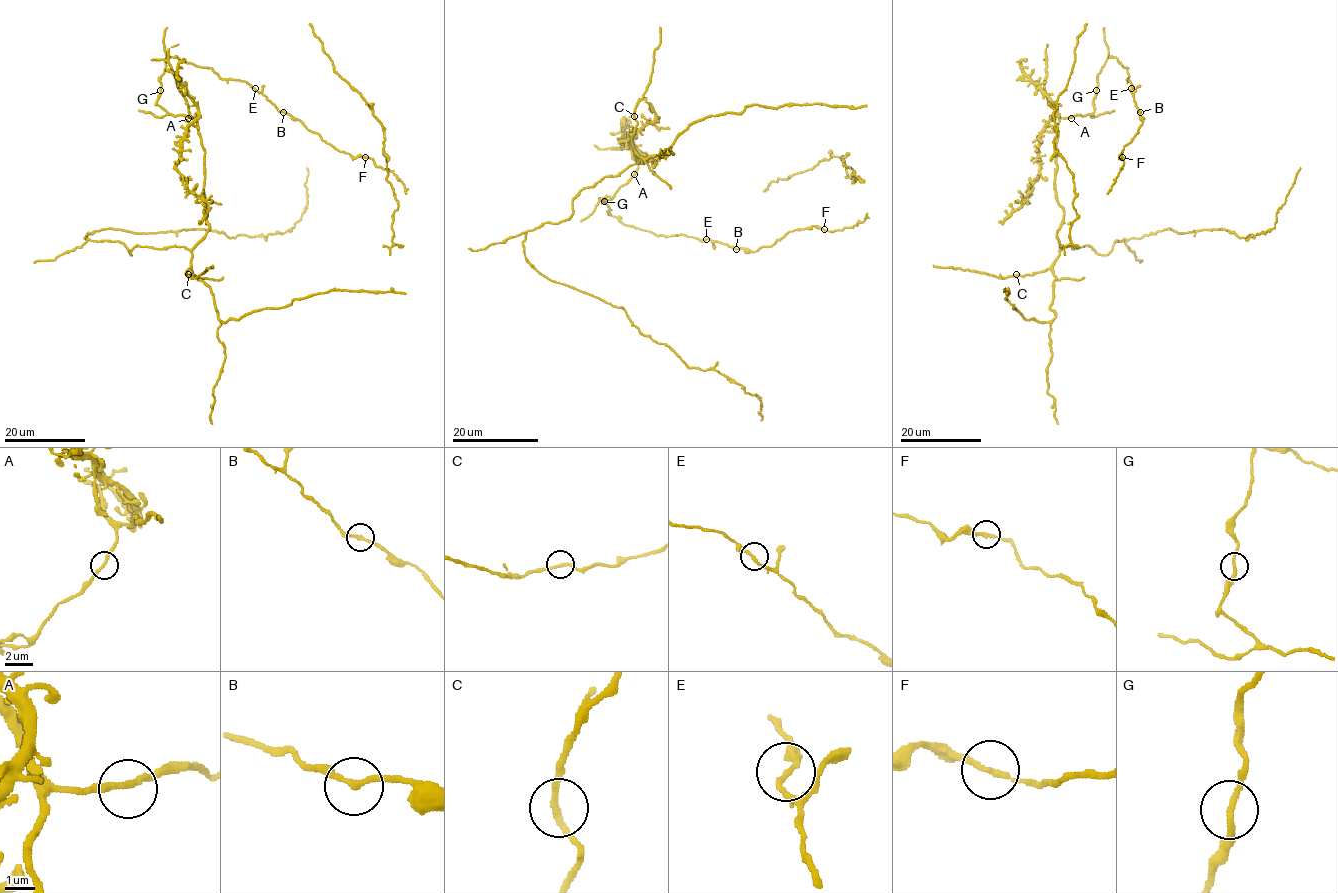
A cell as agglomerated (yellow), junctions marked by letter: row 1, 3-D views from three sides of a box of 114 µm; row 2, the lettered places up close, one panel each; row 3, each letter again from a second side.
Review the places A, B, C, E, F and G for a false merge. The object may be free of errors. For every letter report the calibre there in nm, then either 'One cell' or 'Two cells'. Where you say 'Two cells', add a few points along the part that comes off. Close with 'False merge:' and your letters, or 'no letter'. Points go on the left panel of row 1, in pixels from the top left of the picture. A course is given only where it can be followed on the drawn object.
A: Thickness 200 nm. One cell
B: Thickness 200 nm. One cell
C: Thickness 200 nm. One cell
E: Thickness 190 nm. One cell
F: Thickness 190 nm. One cell
G: Thickness 200 nm. One cell
False merge: no letter

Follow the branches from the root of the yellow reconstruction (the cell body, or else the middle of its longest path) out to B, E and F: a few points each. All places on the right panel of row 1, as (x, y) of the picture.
B: (1070, 117), (1094, 111), (1098, 73), (1108, 56), (1127, 68), (1130, 90), (1140, 112)
E: (1070, 117), (1086, 116), (1094, 111), (1098, 73), (1108, 56), (1114, 56), (1127, 68), (1131, 88)
F: (1070, 117), (1094, 111), (1098, 73), (1107, 57), (1114, 56), (1127, 68), (1142, 119), (1122, 157)

